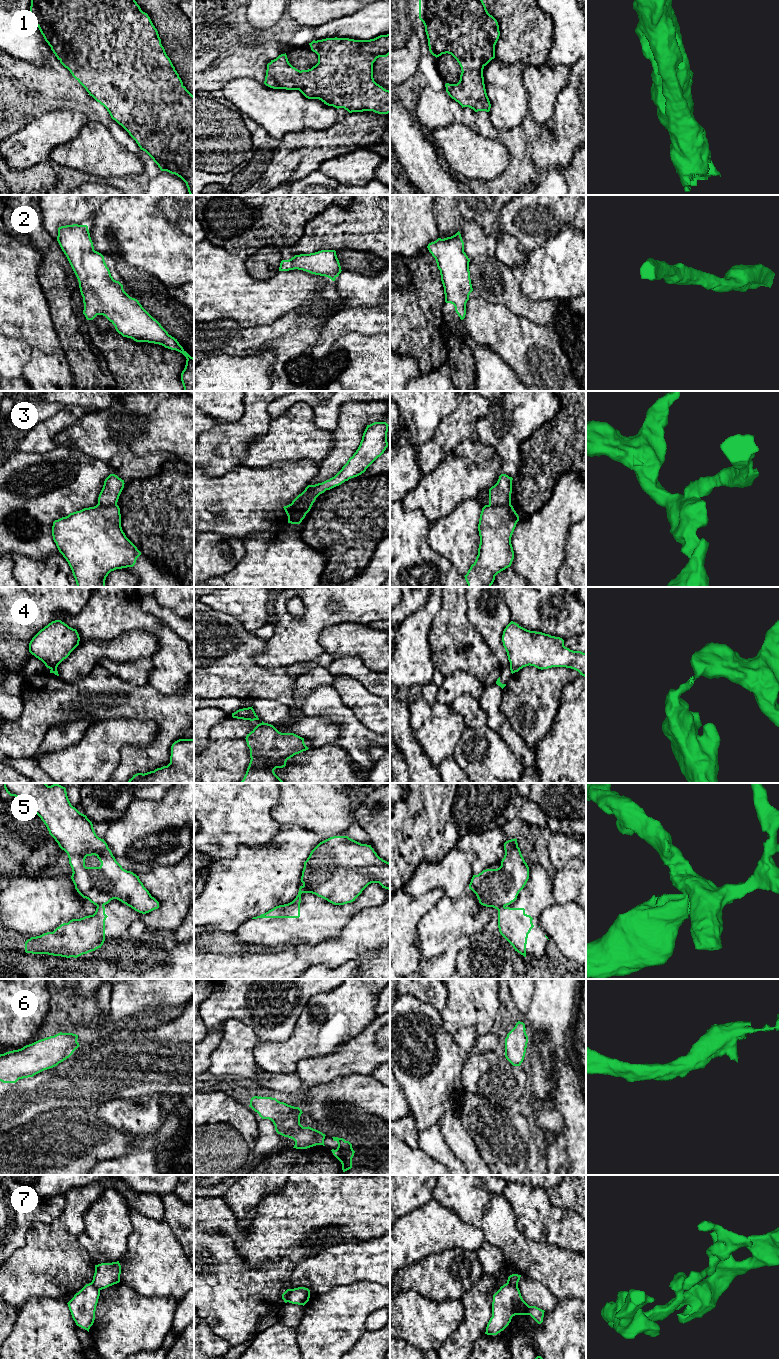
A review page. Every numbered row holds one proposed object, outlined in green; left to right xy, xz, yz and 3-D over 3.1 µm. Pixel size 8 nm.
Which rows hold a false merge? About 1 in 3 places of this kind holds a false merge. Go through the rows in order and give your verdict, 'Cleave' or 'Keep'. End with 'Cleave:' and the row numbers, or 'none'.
1: Keep
2: Keep
3: Cleave
4: Cleave
5: Cleave
6: Keep
7: Cleave
Cleave: 3, 4, 5, 7

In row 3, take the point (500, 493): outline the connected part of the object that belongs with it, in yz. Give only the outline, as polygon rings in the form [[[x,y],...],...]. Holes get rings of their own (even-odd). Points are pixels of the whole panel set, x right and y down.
[[[501,474],[497,483],[489,489],[489,505],[511,504],[512,477]]]

